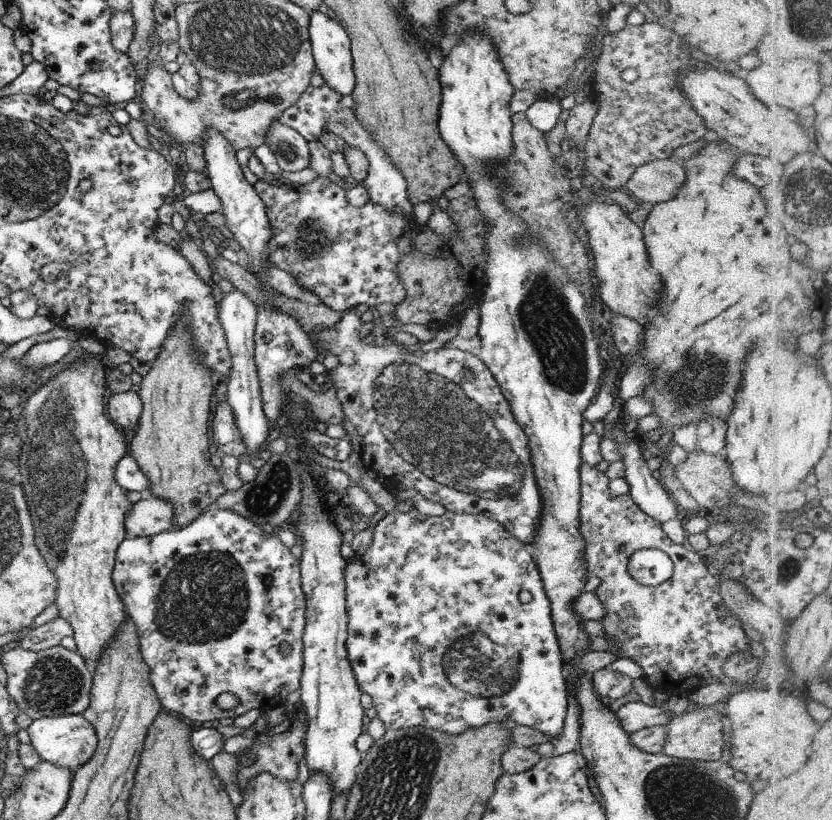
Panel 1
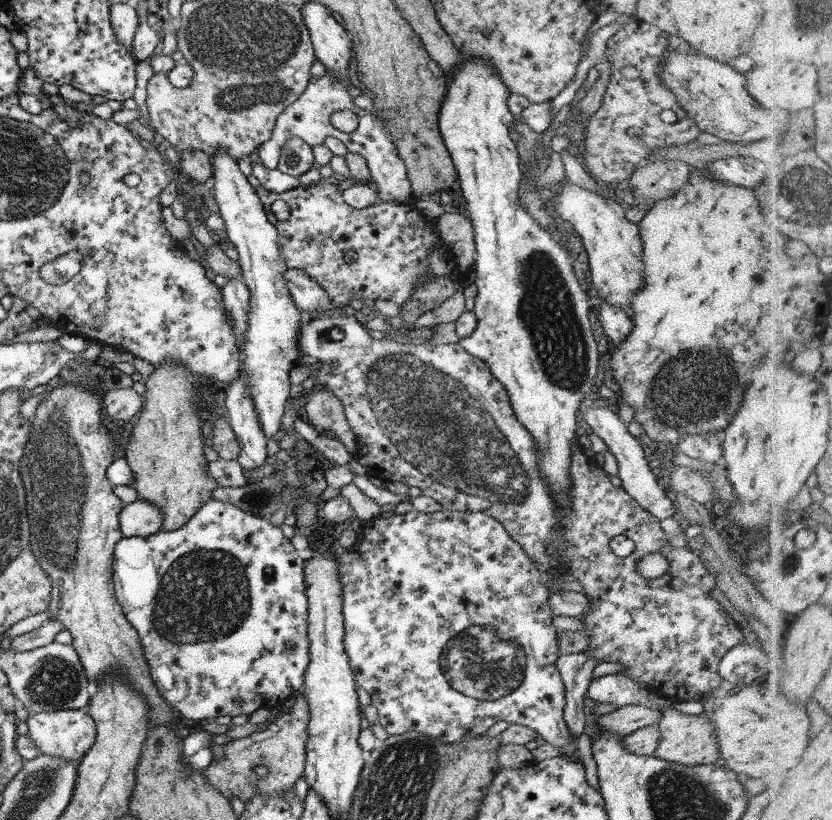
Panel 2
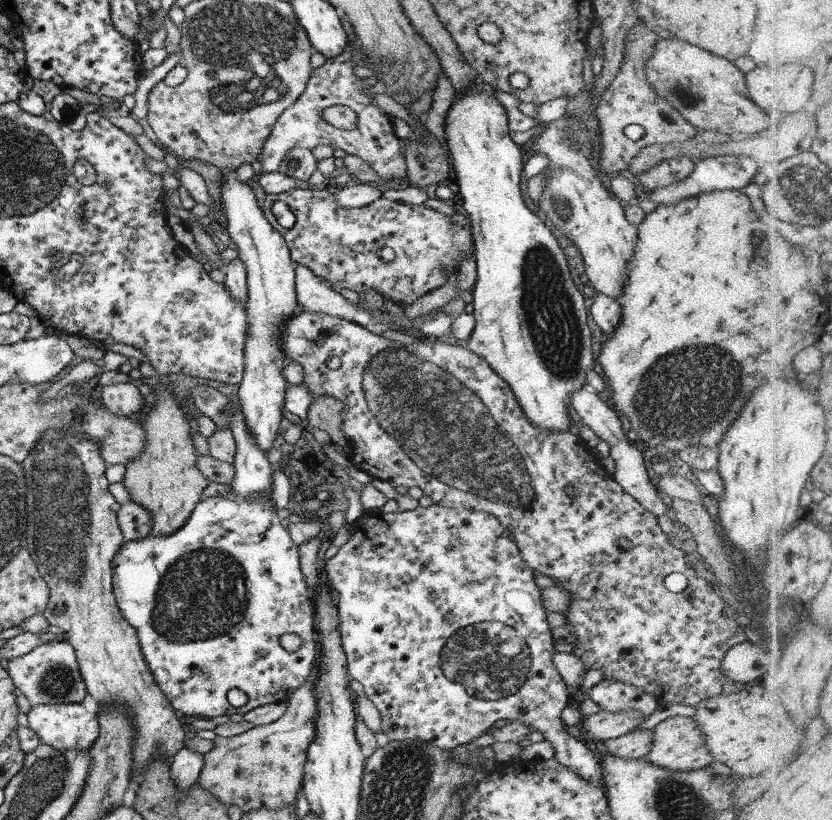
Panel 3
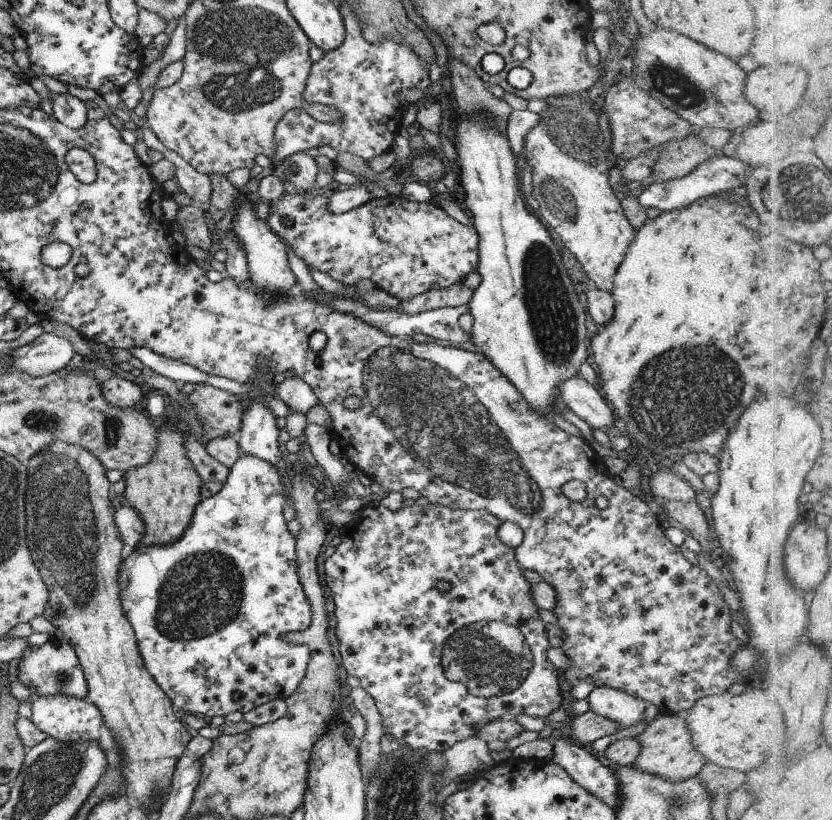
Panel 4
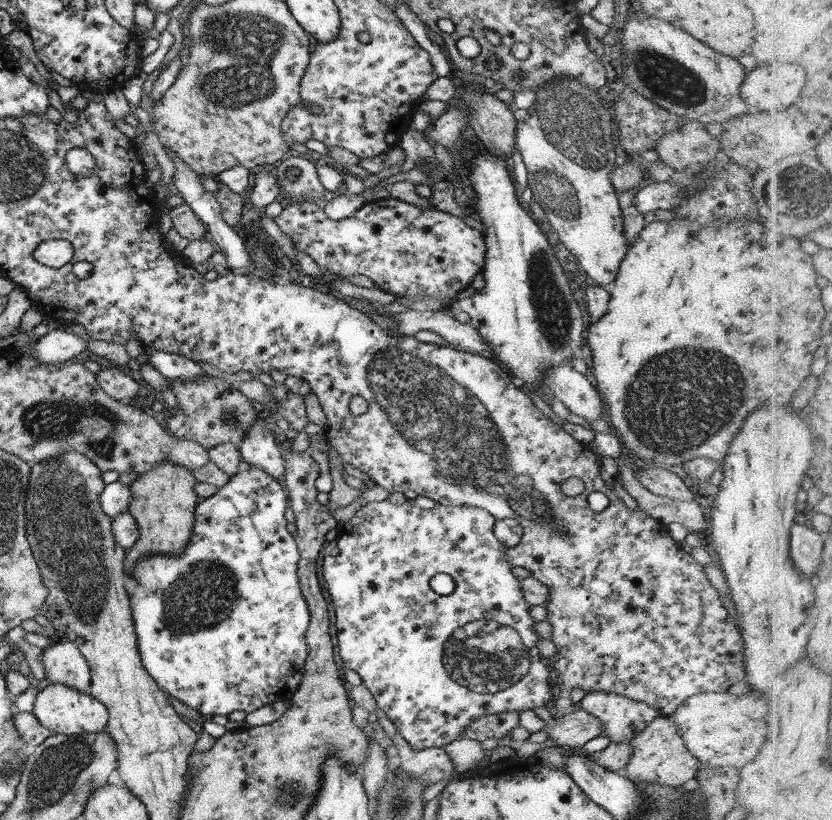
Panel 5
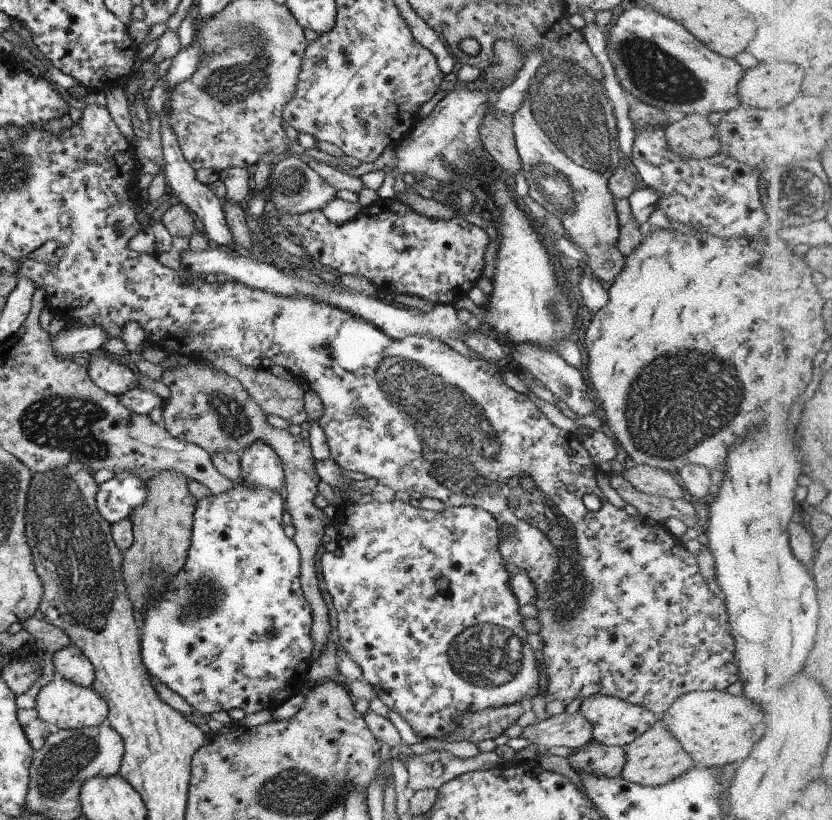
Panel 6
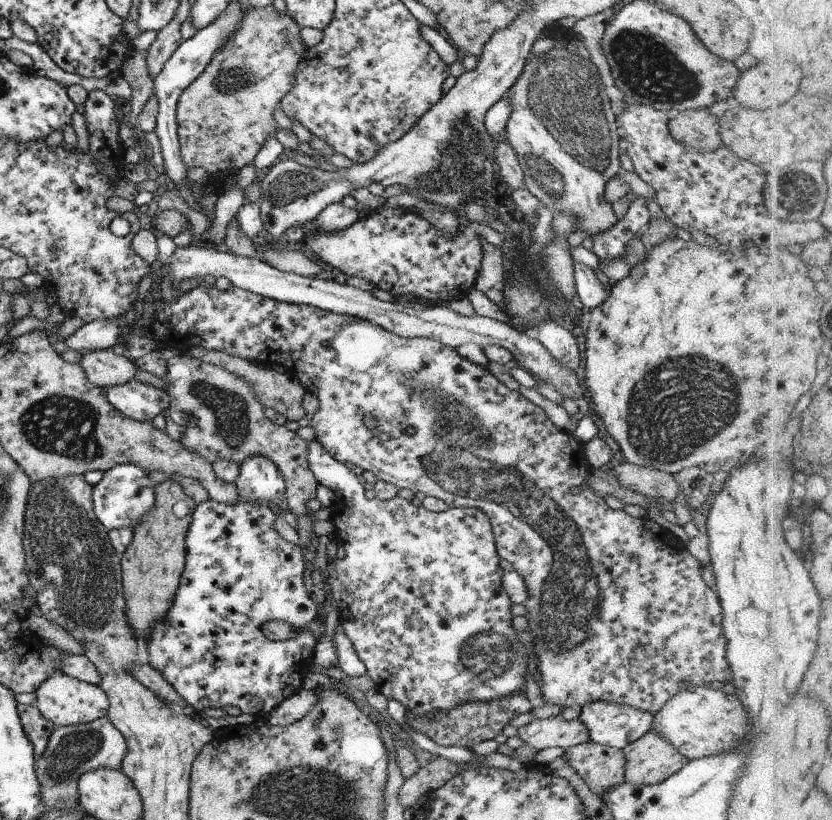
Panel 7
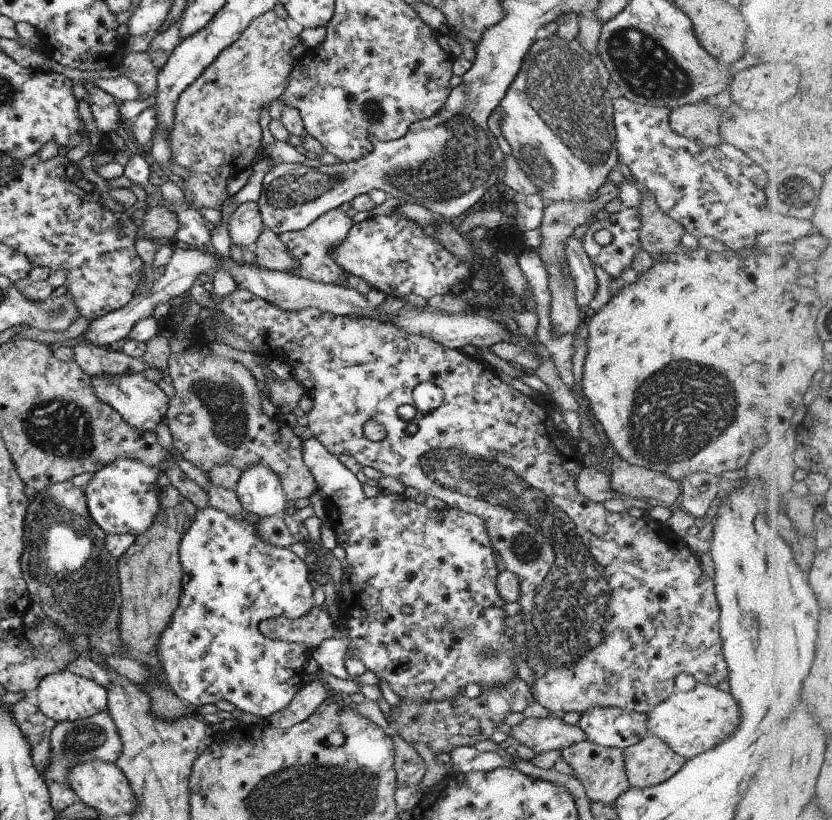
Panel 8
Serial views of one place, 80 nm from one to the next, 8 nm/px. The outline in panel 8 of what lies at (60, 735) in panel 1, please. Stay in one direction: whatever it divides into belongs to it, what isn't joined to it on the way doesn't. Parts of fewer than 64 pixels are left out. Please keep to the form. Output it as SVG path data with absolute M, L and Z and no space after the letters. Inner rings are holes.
M67 670L44 676L35 689L36 707L56 723L86 719L107 710L106 690L92 680L77 676Z

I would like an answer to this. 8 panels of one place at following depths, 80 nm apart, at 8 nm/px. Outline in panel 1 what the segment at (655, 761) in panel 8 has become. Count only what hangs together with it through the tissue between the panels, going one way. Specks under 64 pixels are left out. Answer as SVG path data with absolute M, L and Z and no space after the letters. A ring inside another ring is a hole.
M717 706L698 707L671 717L664 726L666 739L661 753L683 760L718 761L725 744L725 736L719 720L721 720L721 714Z

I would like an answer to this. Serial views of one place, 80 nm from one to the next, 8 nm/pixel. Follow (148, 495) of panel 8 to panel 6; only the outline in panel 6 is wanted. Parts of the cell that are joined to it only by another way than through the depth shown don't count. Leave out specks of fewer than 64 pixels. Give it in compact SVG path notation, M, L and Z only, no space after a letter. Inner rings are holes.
M115 471L113 476L98 484L95 495L97 512L107 523L128 518L130 512L146 497L143 482L129 471Z

